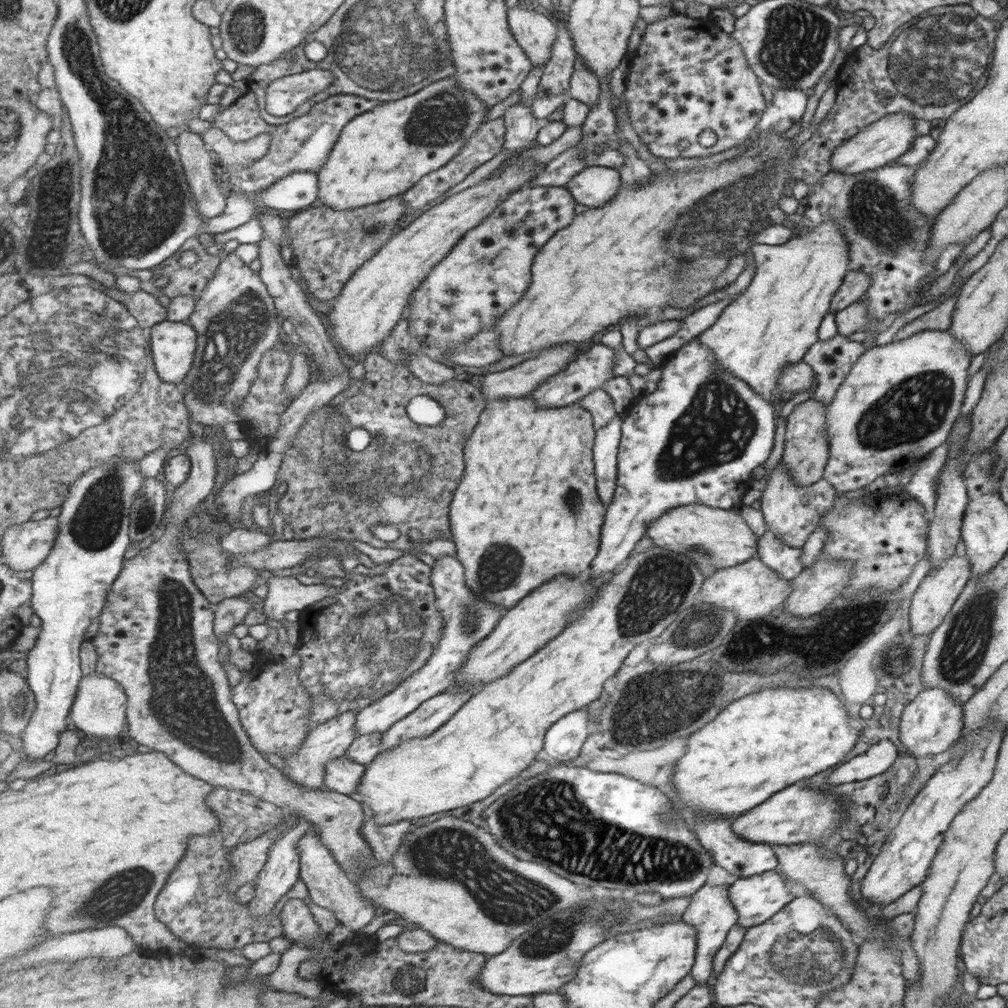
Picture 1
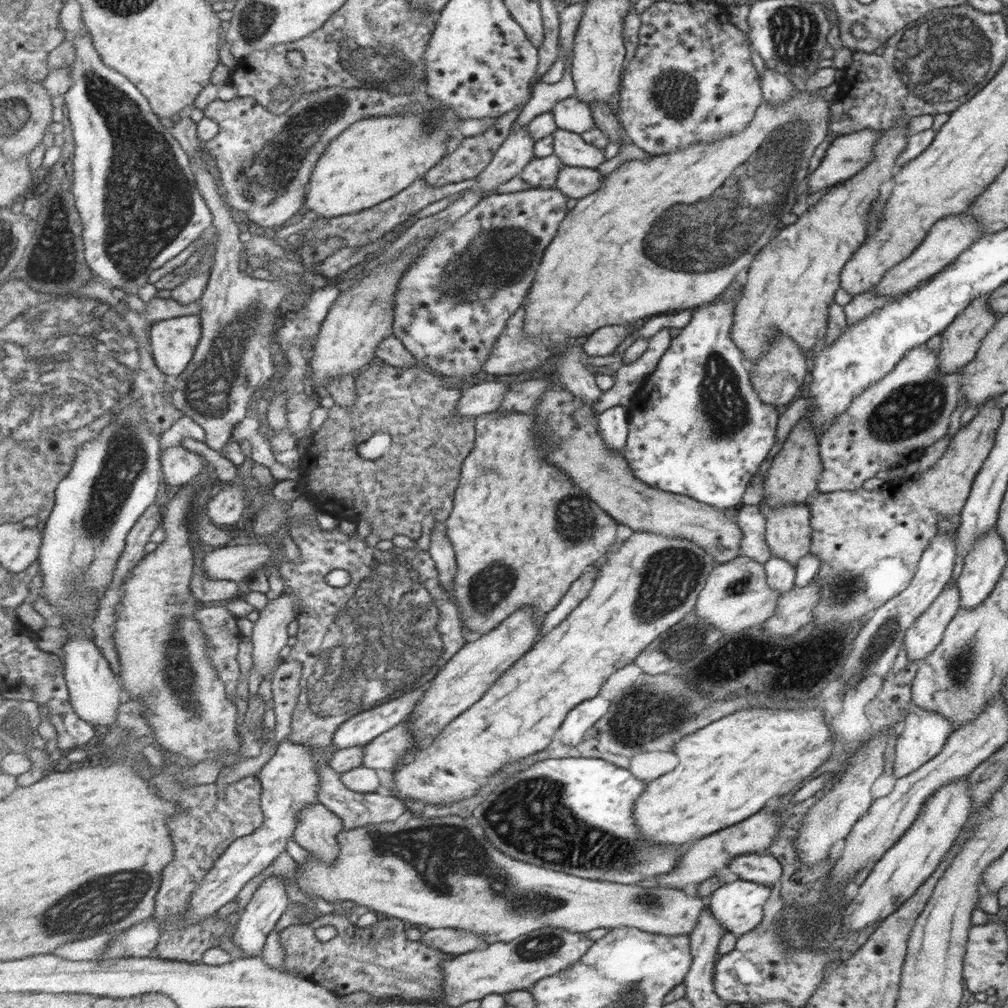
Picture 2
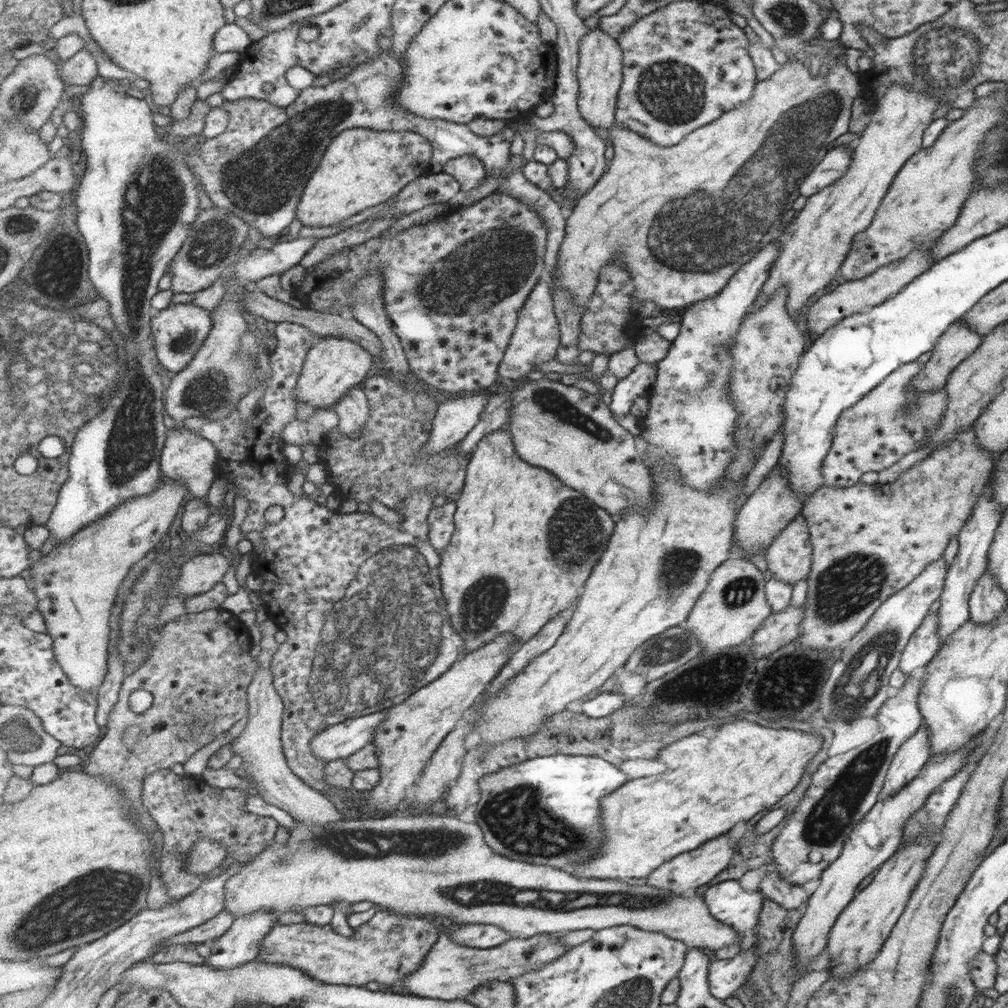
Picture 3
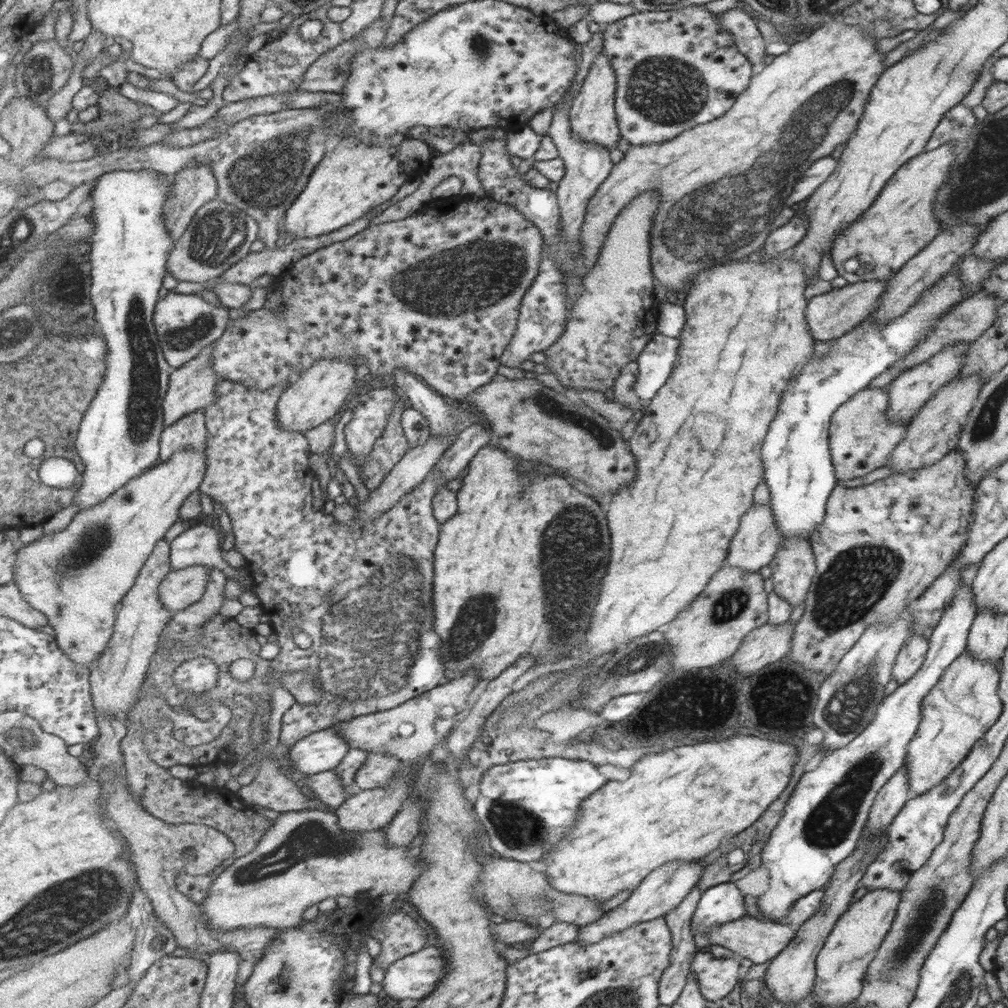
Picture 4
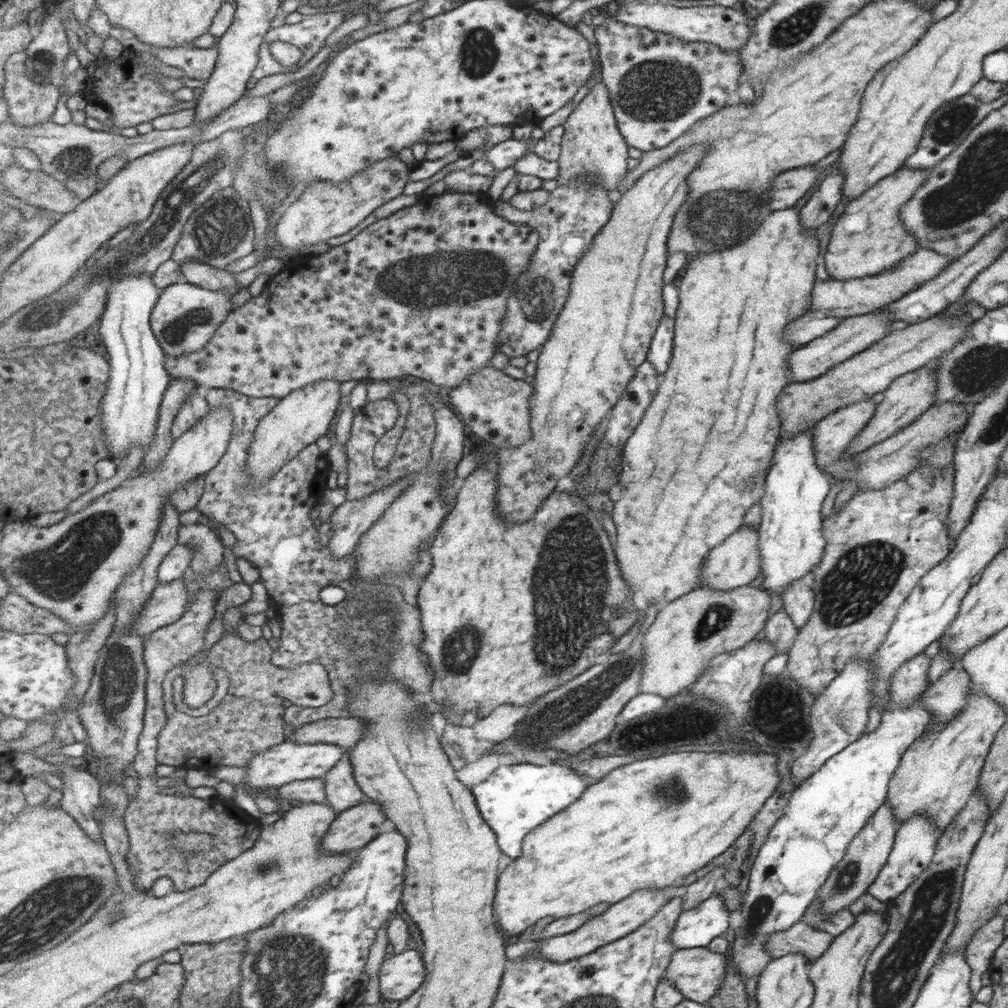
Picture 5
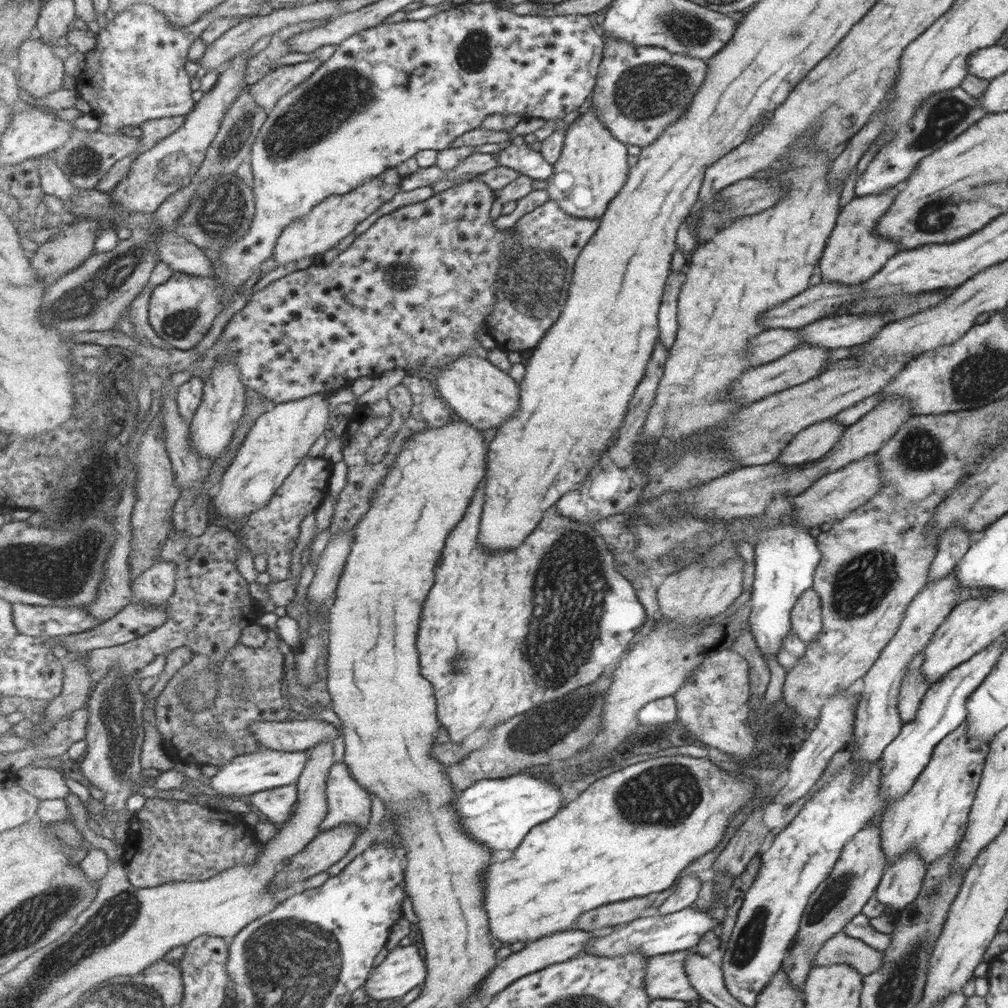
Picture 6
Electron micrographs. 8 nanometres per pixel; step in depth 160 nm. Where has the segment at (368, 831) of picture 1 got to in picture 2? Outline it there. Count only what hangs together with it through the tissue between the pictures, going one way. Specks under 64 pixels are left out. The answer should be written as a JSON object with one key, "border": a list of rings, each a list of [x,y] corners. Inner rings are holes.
{"border":[[[322,762],[318,771],[321,775],[321,788],[319,791],[319,800],[327,808],[338,814],[344,820],[344,828],[351,830],[361,828],[370,824],[383,824],[384,822],[395,822],[397,819],[405,817],[404,812],[409,810],[407,804],[399,797],[382,796],[377,793],[359,793],[353,792],[347,788],[347,785],[340,779],[338,773],[329,762]]]}

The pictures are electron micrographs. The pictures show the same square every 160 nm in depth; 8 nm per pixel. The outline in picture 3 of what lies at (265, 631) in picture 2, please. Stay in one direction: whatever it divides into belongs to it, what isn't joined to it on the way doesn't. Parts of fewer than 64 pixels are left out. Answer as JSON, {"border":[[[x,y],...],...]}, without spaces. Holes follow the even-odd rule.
{"border":[[[271,663],[265,668],[258,664],[253,682],[247,689],[249,715],[242,733],[233,740],[233,750],[241,756],[243,774],[252,781],[257,794],[265,802],[287,812],[295,821],[305,824],[324,824],[344,820],[337,806],[321,792],[307,786],[288,765],[282,741],[282,718],[286,708],[275,686]]]}

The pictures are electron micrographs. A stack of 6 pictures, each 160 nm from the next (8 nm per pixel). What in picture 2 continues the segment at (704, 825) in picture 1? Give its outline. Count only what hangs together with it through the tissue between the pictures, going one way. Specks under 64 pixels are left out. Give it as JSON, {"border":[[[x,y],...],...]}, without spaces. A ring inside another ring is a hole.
{"border":[[[745,853],[734,856],[727,867],[738,879],[753,881],[767,888],[777,886],[781,876],[781,865],[767,853],[765,855]]]}

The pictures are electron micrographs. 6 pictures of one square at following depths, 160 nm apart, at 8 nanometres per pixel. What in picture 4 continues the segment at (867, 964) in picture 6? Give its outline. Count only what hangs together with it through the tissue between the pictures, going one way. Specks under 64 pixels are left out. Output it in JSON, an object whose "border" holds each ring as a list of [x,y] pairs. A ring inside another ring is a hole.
{"border":[[[748,916],[735,920],[733,923],[710,928],[706,932],[709,946],[717,945],[727,948],[732,953],[739,953],[743,959],[747,959],[755,965],[774,959],[795,938],[794,934],[795,928],[793,926],[760,921]]]}

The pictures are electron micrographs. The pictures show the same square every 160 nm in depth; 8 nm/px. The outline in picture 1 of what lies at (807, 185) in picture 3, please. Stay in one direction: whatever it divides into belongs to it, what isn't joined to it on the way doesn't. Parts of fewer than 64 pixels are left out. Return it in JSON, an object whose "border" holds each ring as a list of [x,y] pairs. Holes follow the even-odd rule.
{"border":[[[897,113],[868,124],[832,151],[831,170],[841,174],[857,174],[872,171],[899,159],[915,141],[917,134],[913,131],[914,120],[916,117],[909,116],[909,113]]]}

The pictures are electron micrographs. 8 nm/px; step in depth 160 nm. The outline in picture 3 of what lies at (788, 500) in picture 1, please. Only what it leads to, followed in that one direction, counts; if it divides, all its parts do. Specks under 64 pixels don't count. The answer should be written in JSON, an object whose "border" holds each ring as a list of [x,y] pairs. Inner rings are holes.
{"border":[[[797,514],[766,548],[766,568],[773,578],[793,586],[794,582],[807,579],[811,551],[807,523]]]}

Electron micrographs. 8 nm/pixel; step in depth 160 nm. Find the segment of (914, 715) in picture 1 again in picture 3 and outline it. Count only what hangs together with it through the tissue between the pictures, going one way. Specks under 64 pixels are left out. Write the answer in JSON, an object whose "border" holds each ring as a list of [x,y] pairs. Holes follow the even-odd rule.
{"border":[[[922,722],[919,730],[897,750],[891,766],[884,776],[880,797],[897,792],[899,787],[915,778],[919,769],[930,757],[931,751],[928,742],[928,732]]]}

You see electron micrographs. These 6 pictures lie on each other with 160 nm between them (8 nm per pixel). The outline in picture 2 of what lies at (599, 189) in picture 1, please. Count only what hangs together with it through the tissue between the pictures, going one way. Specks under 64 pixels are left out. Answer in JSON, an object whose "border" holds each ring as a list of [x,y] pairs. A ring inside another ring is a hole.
{"border":[[[565,165],[559,173],[556,187],[568,198],[579,200],[597,192],[605,177],[593,168]]]}

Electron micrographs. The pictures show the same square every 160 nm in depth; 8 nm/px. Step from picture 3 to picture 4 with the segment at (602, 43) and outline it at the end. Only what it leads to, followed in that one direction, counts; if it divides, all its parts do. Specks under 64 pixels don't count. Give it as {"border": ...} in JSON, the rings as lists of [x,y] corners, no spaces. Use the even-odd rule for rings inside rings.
{"border":[[[603,52],[599,53],[590,67],[583,85],[574,97],[570,109],[570,121],[574,135],[588,143],[597,143],[607,150],[617,142],[619,133],[613,114],[613,92],[616,92],[615,70]]]}

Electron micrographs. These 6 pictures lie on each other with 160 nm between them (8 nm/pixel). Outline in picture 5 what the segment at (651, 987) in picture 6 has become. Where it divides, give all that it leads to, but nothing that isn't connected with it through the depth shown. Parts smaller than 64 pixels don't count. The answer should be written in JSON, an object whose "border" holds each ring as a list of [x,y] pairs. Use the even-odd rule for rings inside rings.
{"border":[[[705,947],[679,949],[673,952],[663,978],[667,979],[681,994],[683,999],[698,1003],[707,1002],[720,988],[727,961],[726,954],[709,952]]]}

